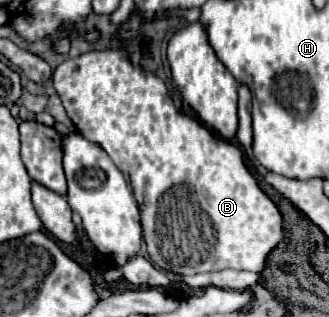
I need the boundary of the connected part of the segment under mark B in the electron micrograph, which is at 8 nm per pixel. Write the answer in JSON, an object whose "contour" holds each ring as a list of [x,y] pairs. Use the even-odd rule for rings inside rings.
{"contour":[[[109,49],[65,59],[53,73],[53,85],[77,131],[85,139],[101,145],[113,163],[129,175],[129,183],[141,207],[147,253],[159,269],[181,277],[223,269],[263,271],[269,251],[283,235],[279,209],[259,189],[235,145],[215,137],[199,121],[175,109],[163,79],[141,67],[133,67],[121,51]]]}

